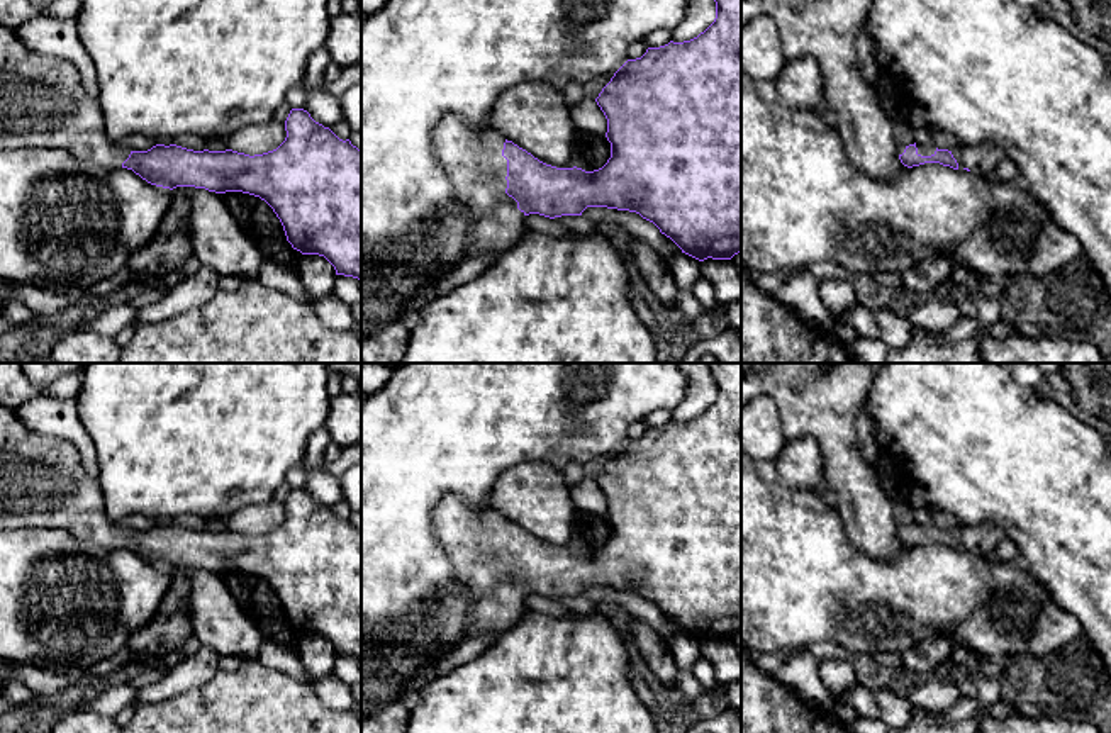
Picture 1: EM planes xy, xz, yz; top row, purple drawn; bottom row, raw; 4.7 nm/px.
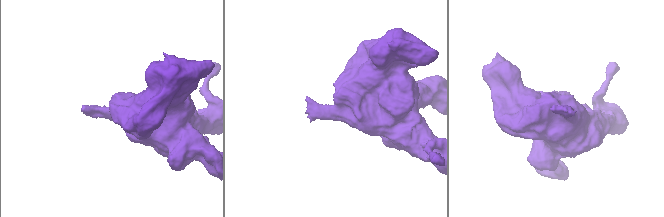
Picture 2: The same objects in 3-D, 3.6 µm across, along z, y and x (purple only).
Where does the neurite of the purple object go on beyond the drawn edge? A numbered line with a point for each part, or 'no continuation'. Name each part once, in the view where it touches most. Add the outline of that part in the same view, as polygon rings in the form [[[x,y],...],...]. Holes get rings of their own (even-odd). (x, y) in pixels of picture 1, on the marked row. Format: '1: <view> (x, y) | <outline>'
1: xz (472, 156) | [[[444,115],[433,131],[433,151],[466,215],[463,256],[500,253],[526,229],[524,212],[505,193],[504,143],[495,129],[468,126],[456,115]]]

